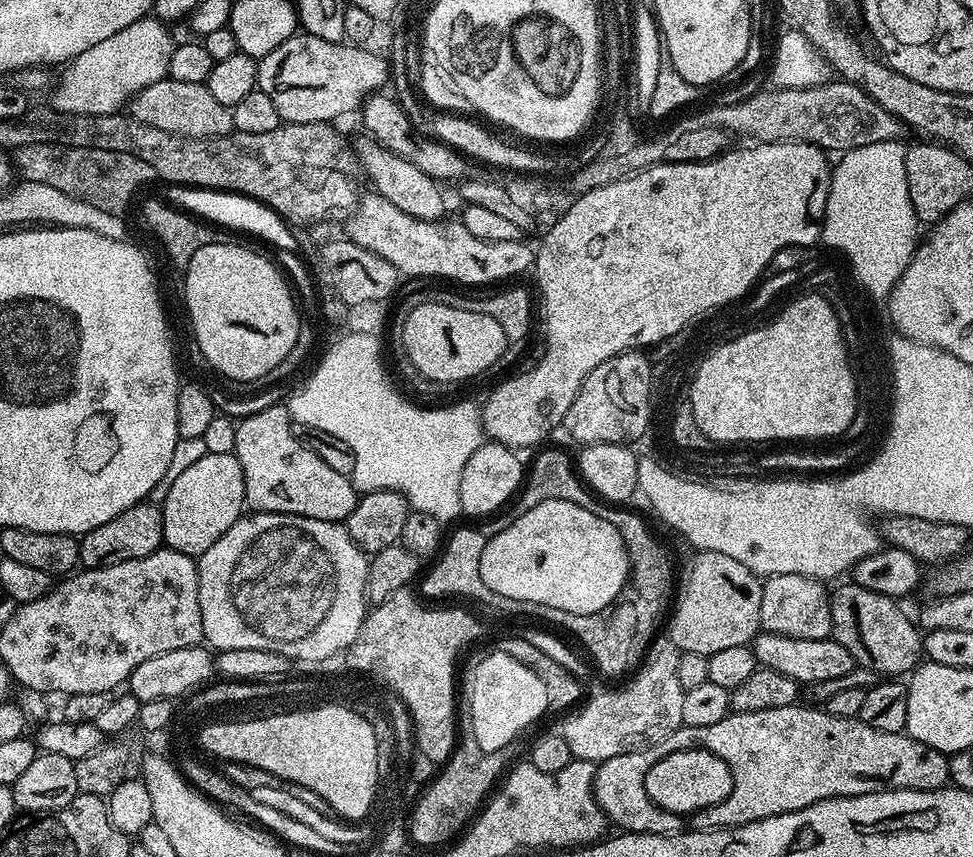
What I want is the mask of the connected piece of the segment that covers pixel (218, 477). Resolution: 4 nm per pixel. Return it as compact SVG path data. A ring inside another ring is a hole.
M231 451L212 452L209 456L200 456L193 464L188 464L176 477L171 477L167 485L168 493L162 499L162 511L164 514L164 544L172 548L178 554L186 554L193 558L199 558L203 552L210 550L230 526L240 519L246 508L244 499L244 471L238 462L238 458Z

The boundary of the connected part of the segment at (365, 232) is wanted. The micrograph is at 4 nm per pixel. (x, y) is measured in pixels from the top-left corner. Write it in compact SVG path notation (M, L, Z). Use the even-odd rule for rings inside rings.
M379 194L371 195L361 195L351 209L347 239L386 258L386 262L405 277L441 276L444 282L457 280L460 284L496 284L499 280L515 281L512 280L515 276L533 267L534 248L527 244L527 239L482 242L482 238L474 238L459 219L419 220L398 210L394 202L386 202L386 198Z

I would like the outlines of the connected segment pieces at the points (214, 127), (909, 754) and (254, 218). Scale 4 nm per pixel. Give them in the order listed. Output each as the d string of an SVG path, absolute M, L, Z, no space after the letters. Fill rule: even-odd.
M167 78L154 82L154 86L146 86L146 90L132 97L130 115L138 122L146 122L146 126L166 130L175 136L208 140L212 136L226 136L233 131L232 110L218 102L214 94L210 94L207 84L178 82Z
M799 703L790 706L782 706L782 710L754 710L753 712L732 712L722 722L714 722L714 726L698 726L697 728L681 727L676 732L661 740L659 744L645 746L635 752L618 754L609 760L599 761L596 770L596 801L613 825L617 824L617 829L629 832L657 832L667 836L674 832L703 832L713 828L733 828L742 826L750 822L758 822L762 818L770 818L778 814L786 814L794 810L802 810L814 802L822 802L830 798L839 796L861 796L871 792L883 792L886 788L905 788L906 790L938 790L949 783L948 761L949 757L943 752L934 750L934 746L926 746L926 742L918 742L913 736L904 732L883 732L874 730L866 726L859 718L850 716L835 716L830 714L823 707L800 708ZM675 752L680 752L680 757L676 760L676 808L680 812L675 812L672 808L659 808L652 801L652 796L648 793L648 775L652 772L652 767L659 762L663 756L672 756Z
M162 184L157 195L169 205L180 208L207 223L223 229L235 230L237 233L249 232L252 236L261 236L272 244L277 244L277 249L296 252L296 240L292 237L293 229L272 209L251 200L249 196L238 196L234 192L220 192L208 188L192 188L181 184Z

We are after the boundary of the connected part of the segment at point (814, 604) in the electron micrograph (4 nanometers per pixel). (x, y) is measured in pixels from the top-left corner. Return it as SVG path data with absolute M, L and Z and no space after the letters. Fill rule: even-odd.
M778 574L761 583L762 610L760 626L763 631L782 634L786 638L827 640L832 635L829 589L823 583L802 574Z

